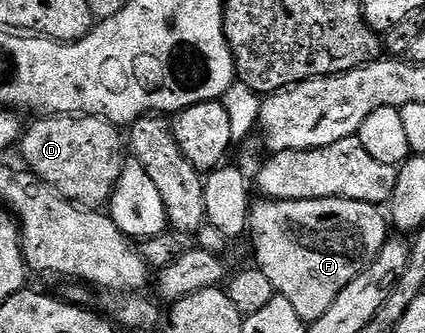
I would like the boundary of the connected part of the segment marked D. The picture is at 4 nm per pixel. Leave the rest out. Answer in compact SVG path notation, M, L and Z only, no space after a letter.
M47 115L33 122L23 130L20 140L22 159L26 162L23 164L73 203L87 209L105 208L122 167L128 162L123 136L118 136L119 128L95 115Z

